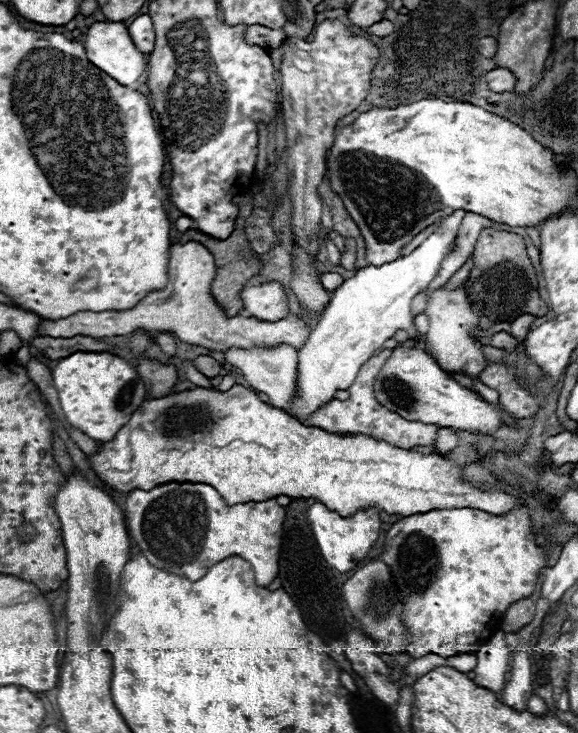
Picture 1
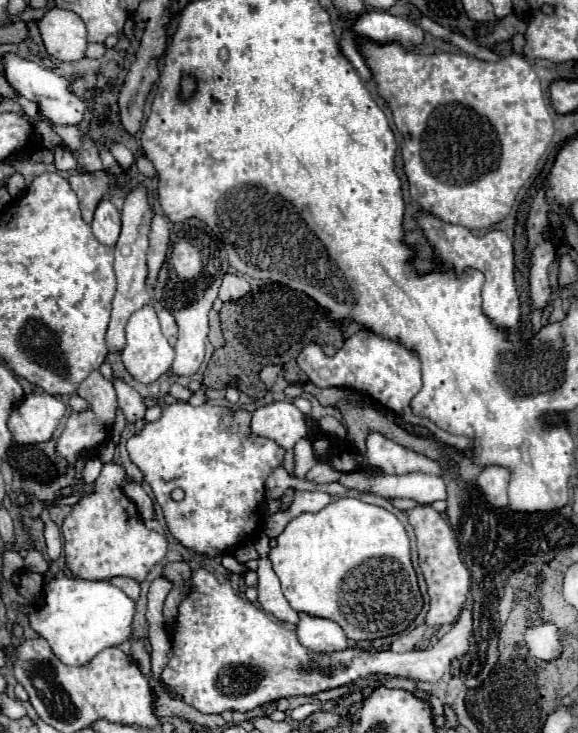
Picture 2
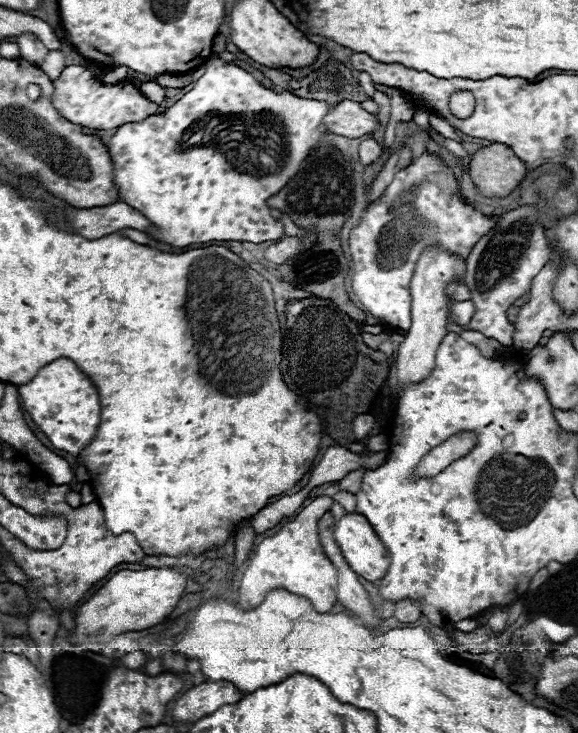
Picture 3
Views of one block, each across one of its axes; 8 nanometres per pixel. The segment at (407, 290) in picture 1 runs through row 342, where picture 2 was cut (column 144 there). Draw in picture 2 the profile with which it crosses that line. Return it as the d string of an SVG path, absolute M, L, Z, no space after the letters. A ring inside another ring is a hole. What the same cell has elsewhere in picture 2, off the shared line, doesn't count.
M148 302L146 306L142 306L140 310L136 310L128 324L126 324L126 346L122 350L122 362L126 366L126 370L142 384L150 384L156 378L160 378L162 374L166 374L172 366L172 358L174 358L174 350L168 344L168 340L164 338L162 330L160 330L160 322L156 316L156 308L152 302Z

